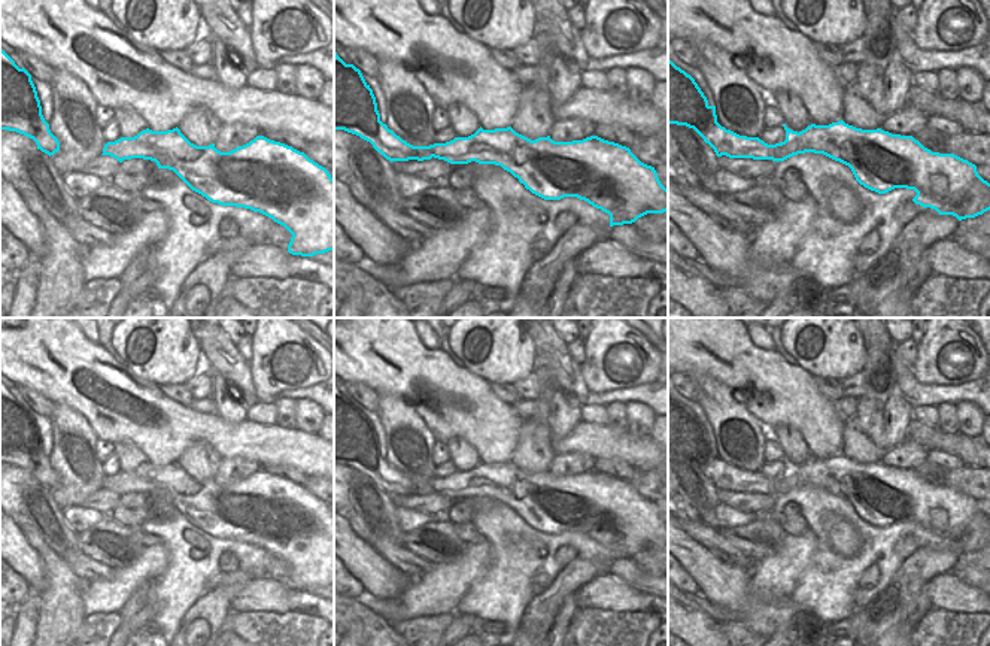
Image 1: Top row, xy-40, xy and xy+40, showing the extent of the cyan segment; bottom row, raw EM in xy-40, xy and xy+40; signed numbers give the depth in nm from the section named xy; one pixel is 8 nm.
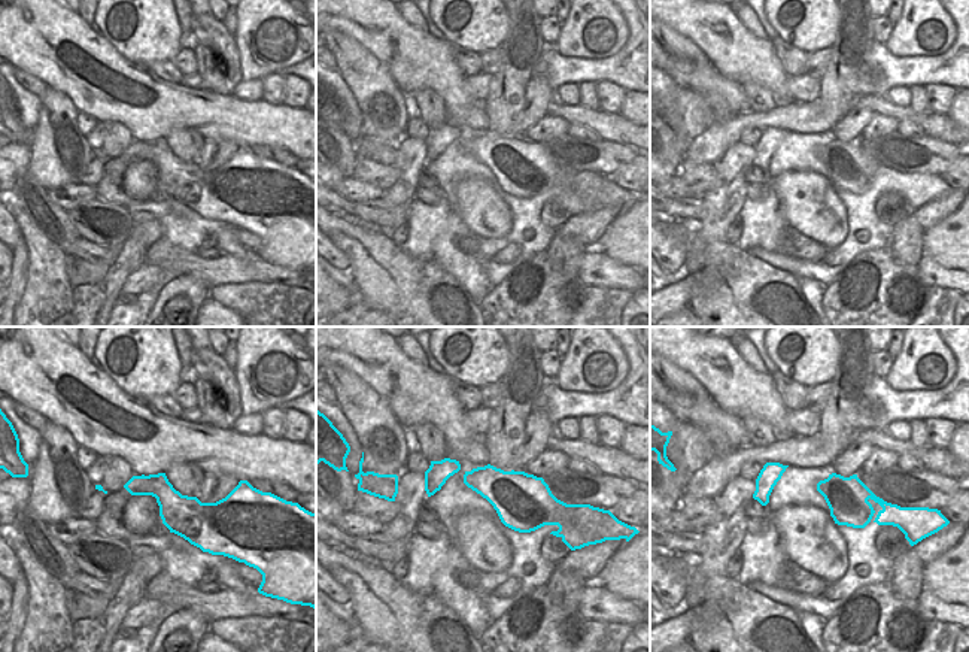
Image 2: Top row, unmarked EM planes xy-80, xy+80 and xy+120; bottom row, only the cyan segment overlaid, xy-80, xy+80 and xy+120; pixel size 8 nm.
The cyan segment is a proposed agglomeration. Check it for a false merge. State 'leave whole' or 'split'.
leave whole

